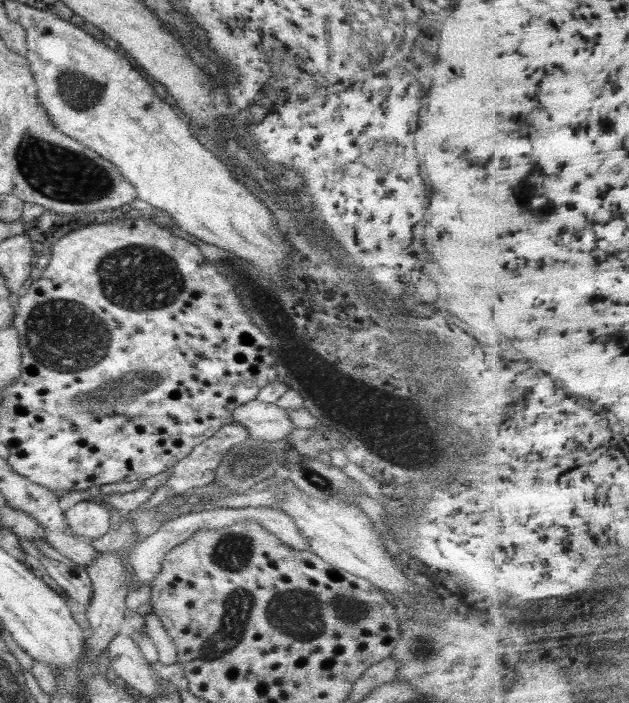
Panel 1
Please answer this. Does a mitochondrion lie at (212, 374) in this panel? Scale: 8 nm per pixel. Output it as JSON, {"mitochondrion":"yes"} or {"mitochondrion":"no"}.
{"mitochondrion":"no"}

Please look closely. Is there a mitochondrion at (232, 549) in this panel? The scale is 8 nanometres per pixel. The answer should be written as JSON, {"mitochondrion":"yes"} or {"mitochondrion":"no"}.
{"mitochondrion":"yes"}

